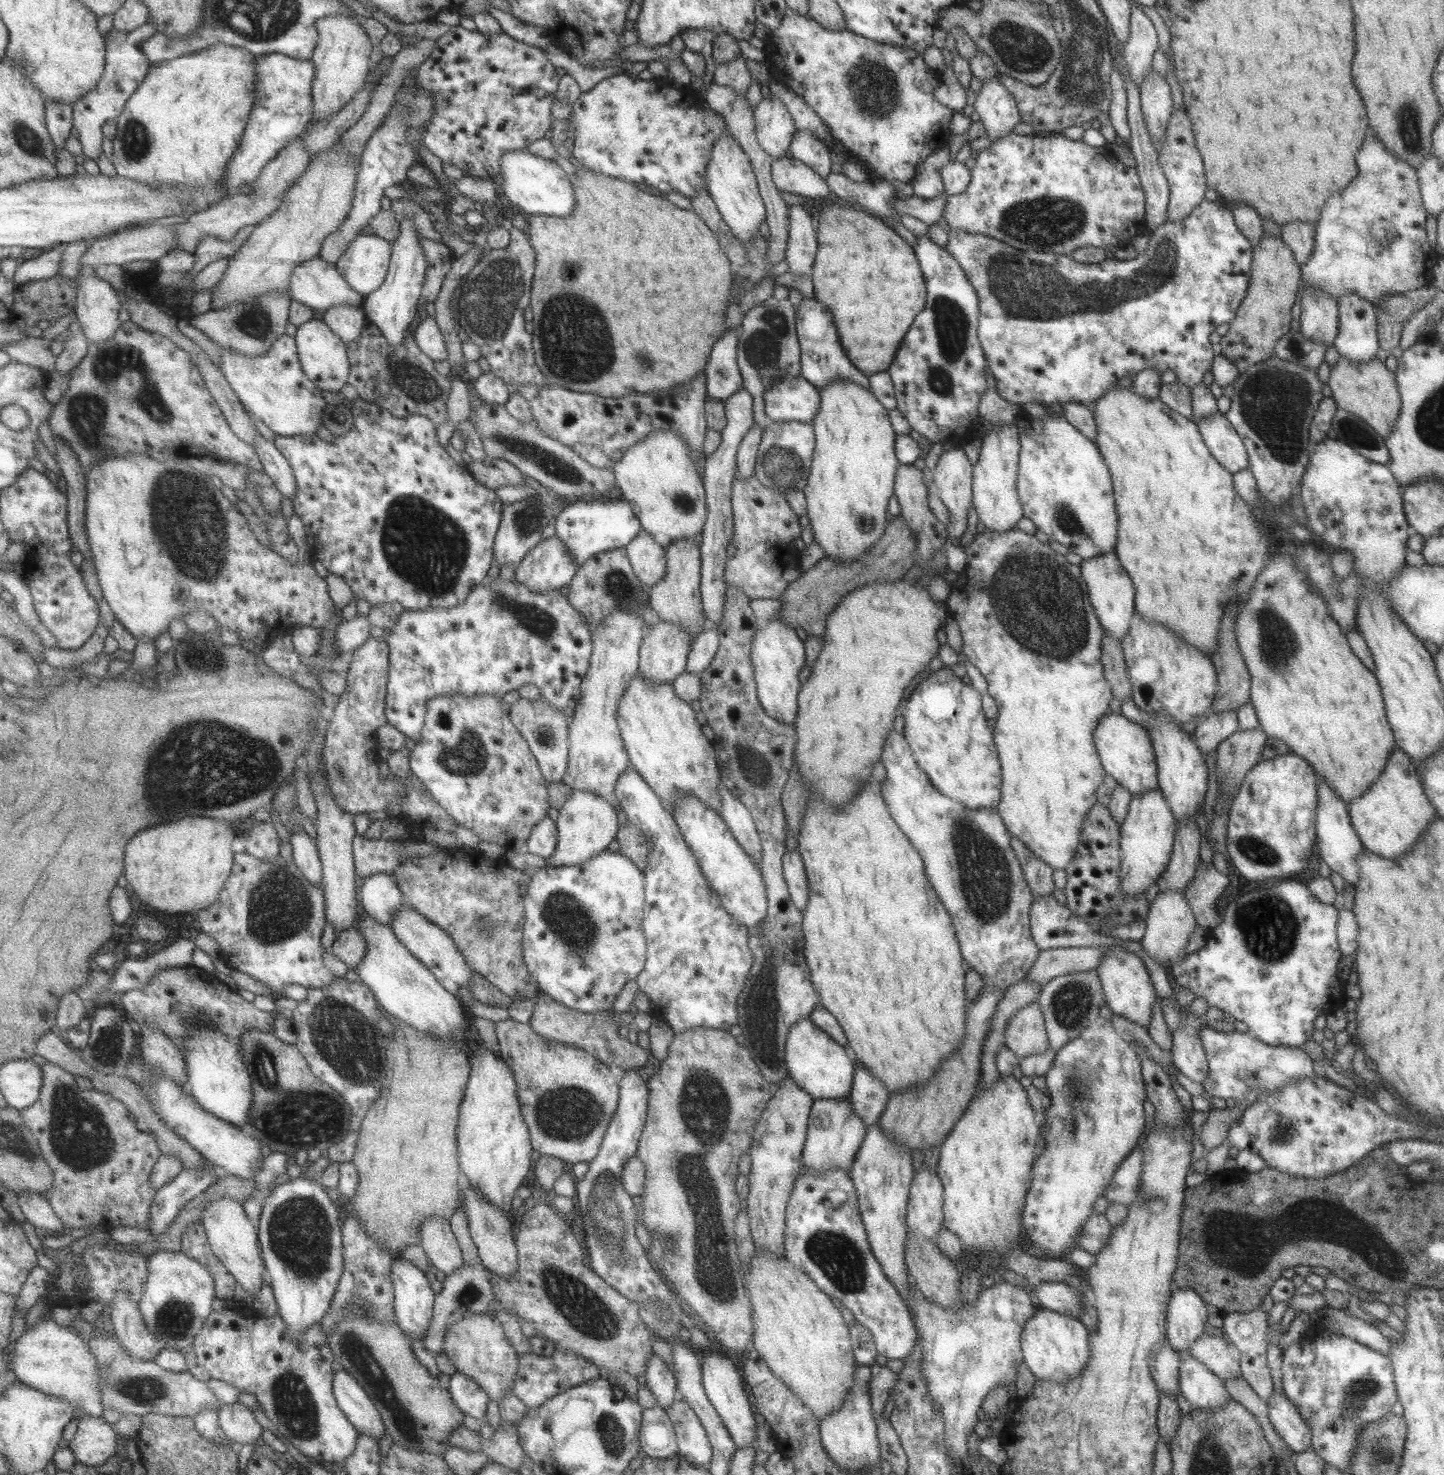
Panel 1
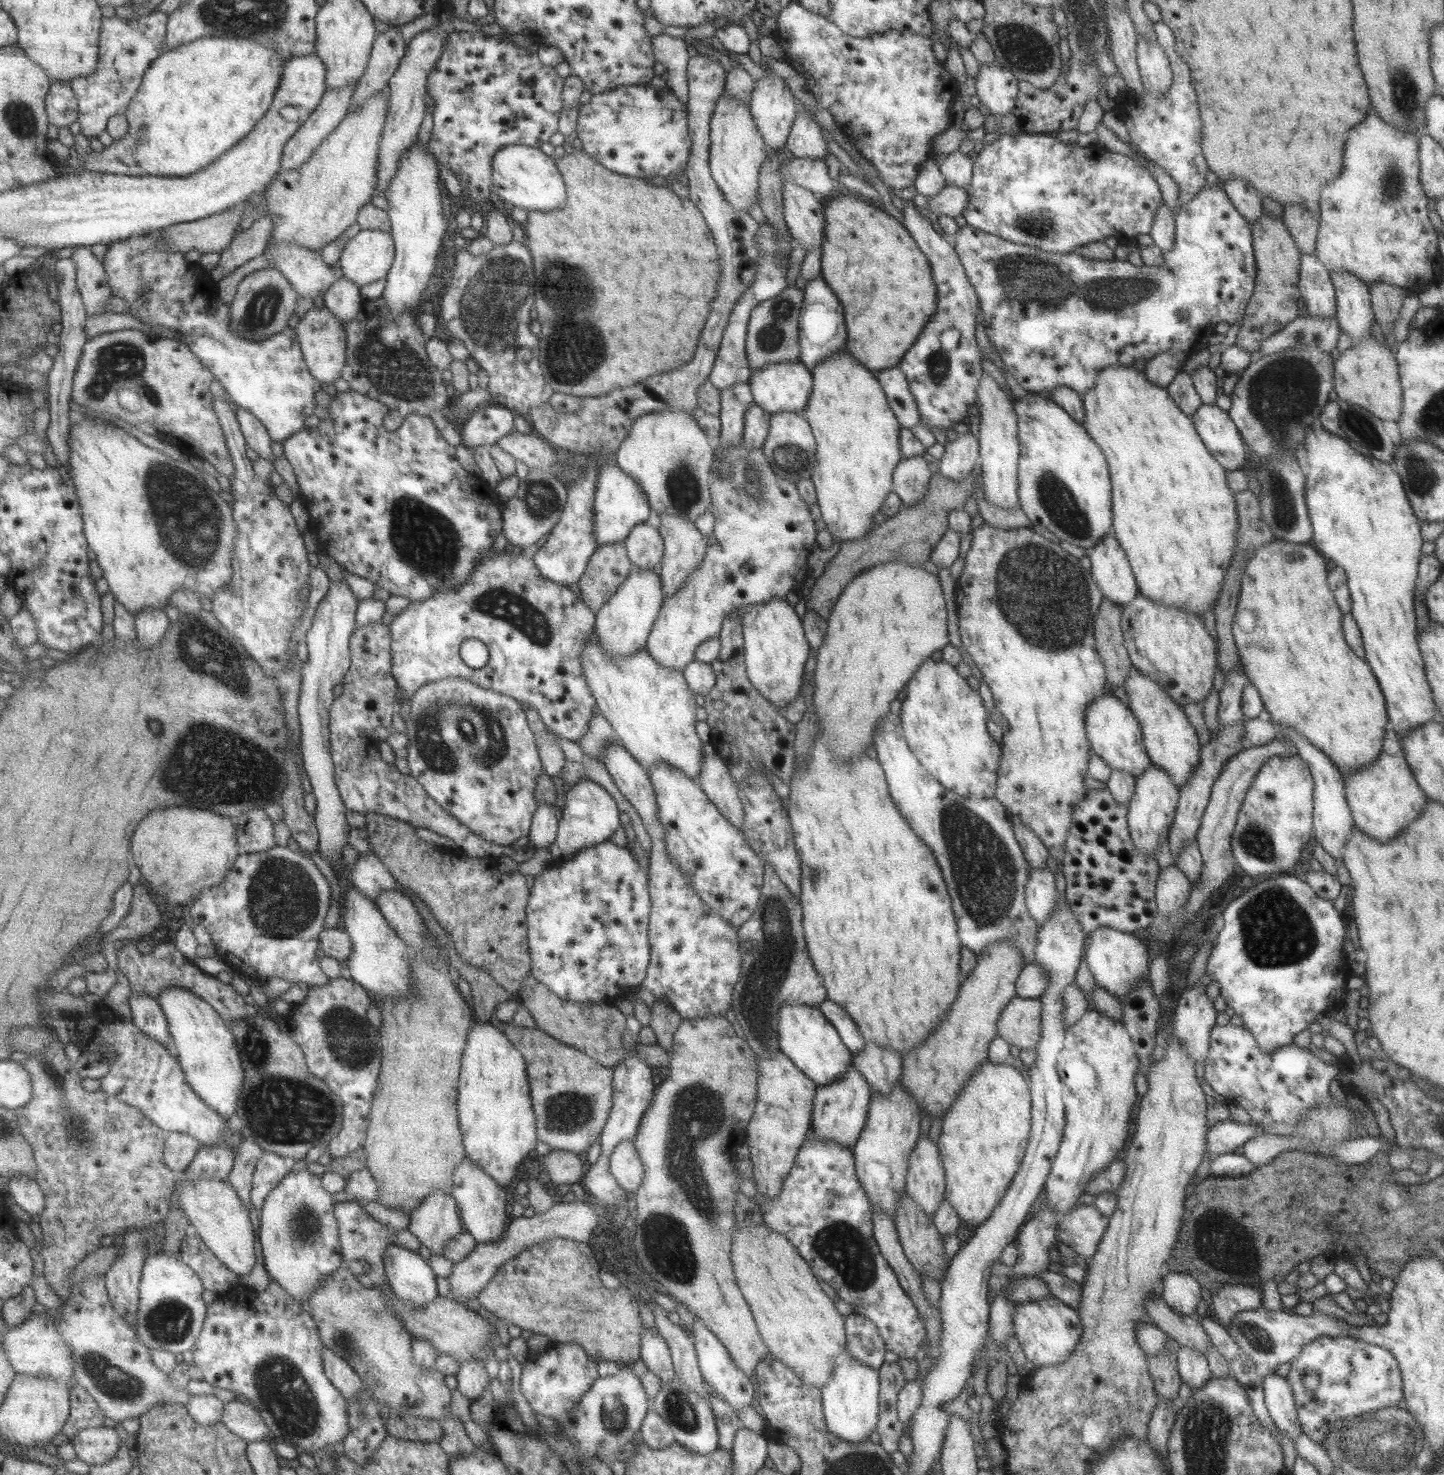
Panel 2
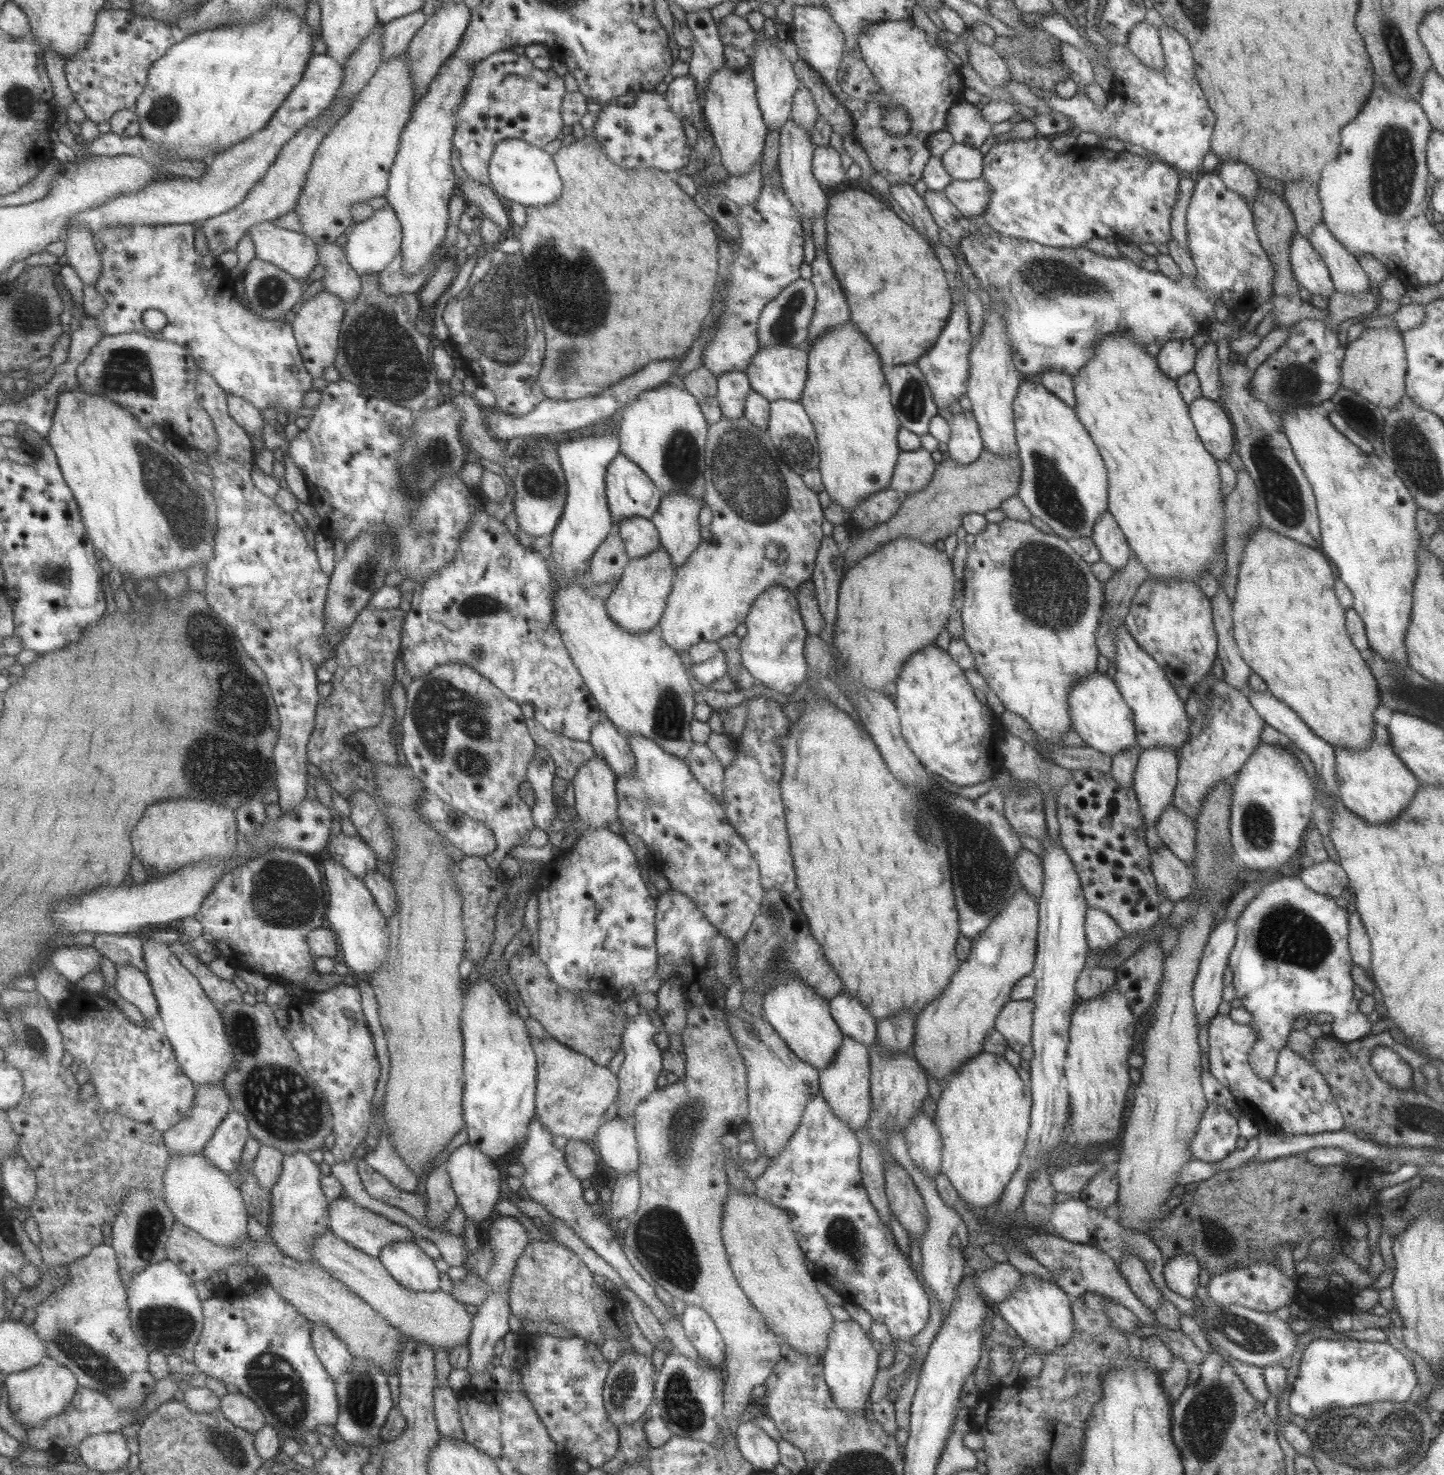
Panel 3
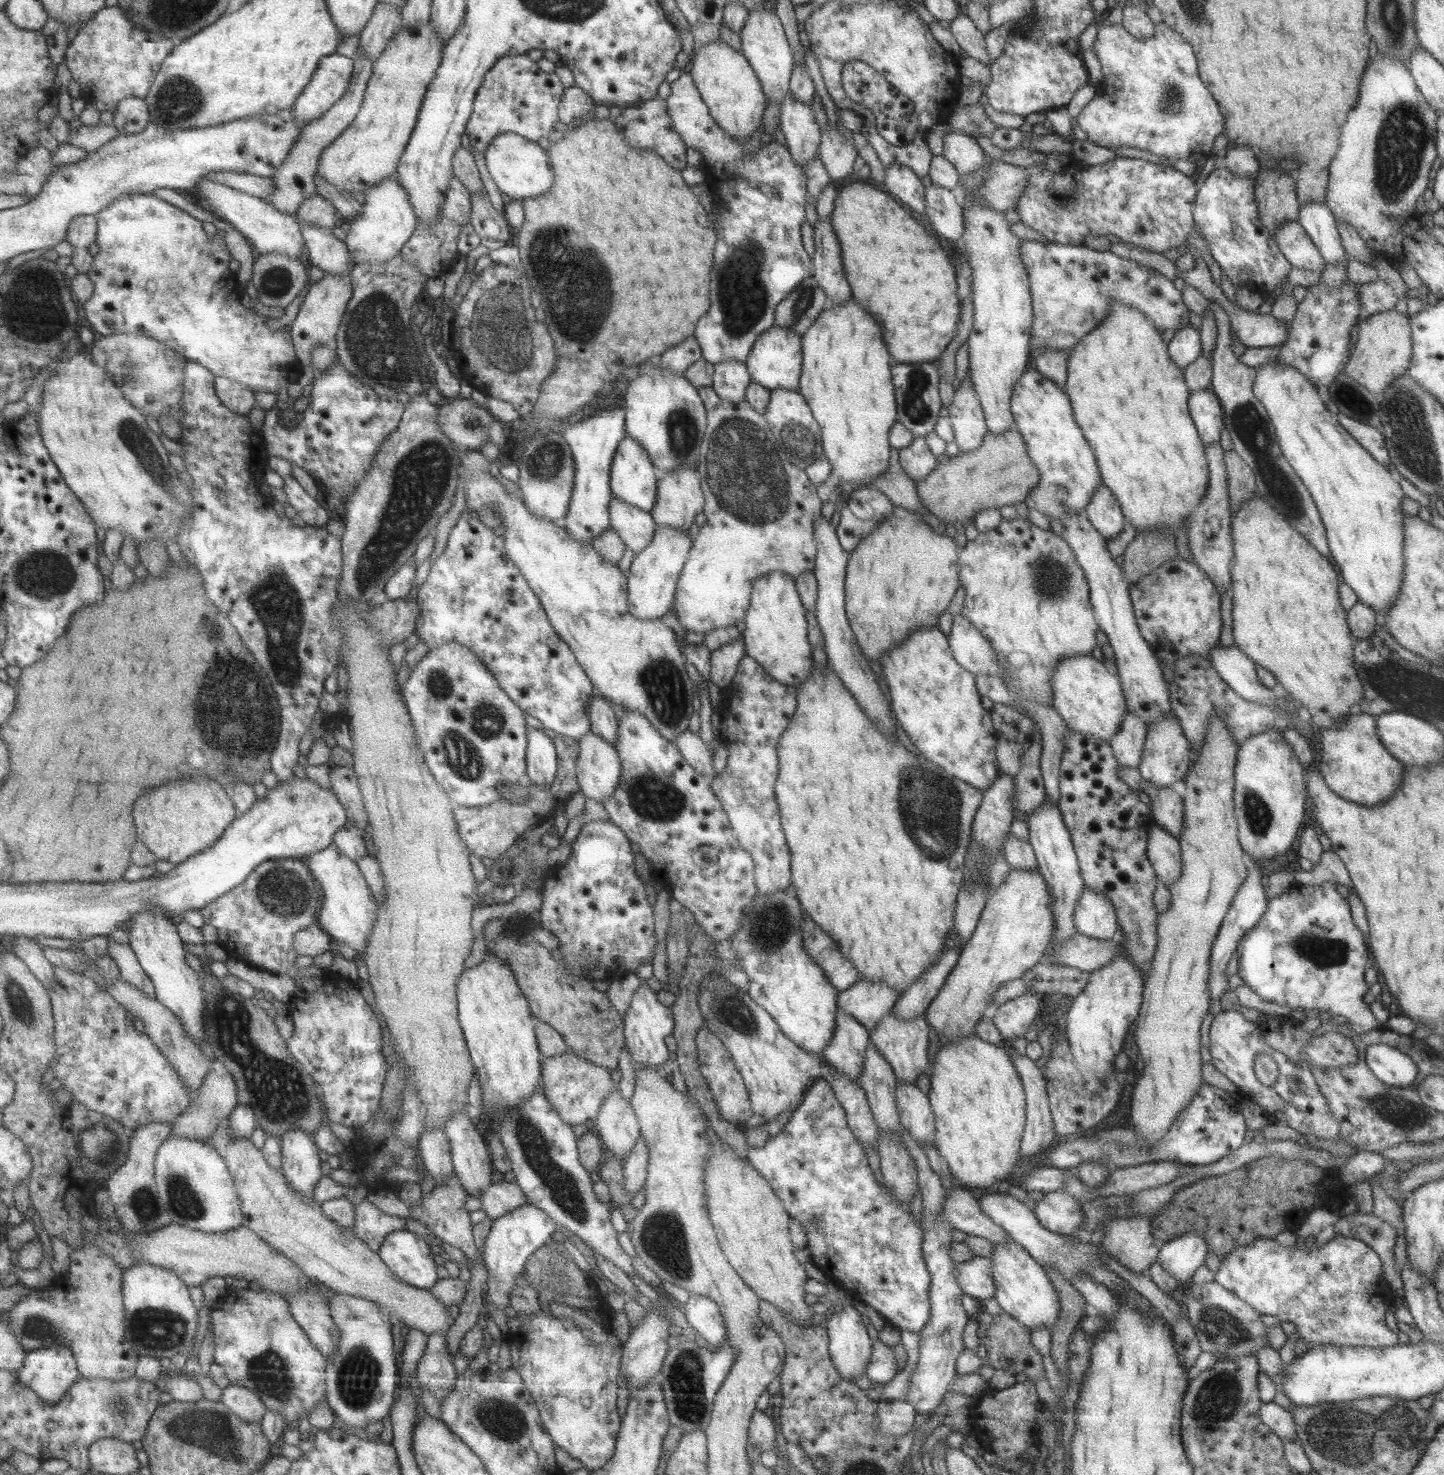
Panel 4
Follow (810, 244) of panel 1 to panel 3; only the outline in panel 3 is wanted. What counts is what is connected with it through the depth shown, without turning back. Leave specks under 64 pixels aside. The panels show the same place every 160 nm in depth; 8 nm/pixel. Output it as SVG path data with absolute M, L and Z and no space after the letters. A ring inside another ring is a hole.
M791 118L785 121L779 133L779 156L777 158L777 170L781 174L780 185L798 215L800 217L805 216L811 223L818 216L826 214L826 204L828 203L825 190L811 175L811 160L814 148L809 133L805 133L801 127L797 127L797 122L791 121Z

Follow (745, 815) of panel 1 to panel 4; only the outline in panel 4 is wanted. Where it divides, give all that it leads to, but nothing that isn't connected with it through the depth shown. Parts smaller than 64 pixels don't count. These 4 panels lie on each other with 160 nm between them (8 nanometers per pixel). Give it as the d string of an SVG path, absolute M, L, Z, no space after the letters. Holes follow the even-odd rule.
M685 730L675 737L673 743L678 748L681 756L687 761L687 764L694 768L699 775L706 775L708 779L715 775L711 750L701 741L699 735Z

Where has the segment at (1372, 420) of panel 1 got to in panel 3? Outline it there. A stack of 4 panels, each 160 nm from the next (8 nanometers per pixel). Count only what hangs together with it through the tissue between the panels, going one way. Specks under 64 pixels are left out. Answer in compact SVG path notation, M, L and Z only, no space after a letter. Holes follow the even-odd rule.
M1367 328L1356 339L1345 344L1343 360L1340 364L1340 386L1356 392L1375 406L1381 406L1383 410L1390 410L1405 396L1405 351L1400 331L1393 328Z

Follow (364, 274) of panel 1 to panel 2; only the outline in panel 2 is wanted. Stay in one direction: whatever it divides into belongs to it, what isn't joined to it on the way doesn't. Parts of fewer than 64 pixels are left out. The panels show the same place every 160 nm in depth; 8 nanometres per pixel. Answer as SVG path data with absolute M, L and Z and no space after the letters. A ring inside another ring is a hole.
M361 229L345 245L339 263L343 275L361 287L386 277L394 258L390 232Z

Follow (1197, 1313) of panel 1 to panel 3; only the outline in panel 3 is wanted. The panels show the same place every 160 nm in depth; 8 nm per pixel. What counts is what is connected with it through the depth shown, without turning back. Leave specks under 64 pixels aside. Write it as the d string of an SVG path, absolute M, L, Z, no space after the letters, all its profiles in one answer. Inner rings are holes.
M1184 1254L1165 1260L1162 1275L1169 1290L1183 1298L1194 1300L1199 1269L1201 1268L1196 1258L1192 1254Z

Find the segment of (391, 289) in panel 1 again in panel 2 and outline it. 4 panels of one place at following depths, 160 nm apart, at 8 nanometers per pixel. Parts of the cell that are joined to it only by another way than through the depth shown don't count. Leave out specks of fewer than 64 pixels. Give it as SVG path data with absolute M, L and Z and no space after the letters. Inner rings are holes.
M416 140L415 145L402 154L395 176L389 180L384 193L388 204L389 232L395 240L395 258L380 298L394 318L404 310L416 311L421 304L425 287L435 270L438 250L443 248L442 238L450 234L443 219L437 181L437 160L428 151L427 144L419 146ZM420 148L425 149L422 151Z

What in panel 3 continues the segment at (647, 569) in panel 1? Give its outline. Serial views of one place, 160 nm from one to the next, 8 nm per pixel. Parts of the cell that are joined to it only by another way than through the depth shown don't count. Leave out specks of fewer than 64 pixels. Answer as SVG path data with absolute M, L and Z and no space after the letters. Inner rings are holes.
M630 516L620 520L614 530L621 537L629 559L647 556L660 546L657 529L650 519Z

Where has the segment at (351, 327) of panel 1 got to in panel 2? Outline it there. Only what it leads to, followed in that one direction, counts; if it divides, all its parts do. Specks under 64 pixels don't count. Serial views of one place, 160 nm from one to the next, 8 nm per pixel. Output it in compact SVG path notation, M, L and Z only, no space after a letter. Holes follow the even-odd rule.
M343 275L323 296L324 304L344 324L353 322L362 307L363 297L359 289L359 286Z

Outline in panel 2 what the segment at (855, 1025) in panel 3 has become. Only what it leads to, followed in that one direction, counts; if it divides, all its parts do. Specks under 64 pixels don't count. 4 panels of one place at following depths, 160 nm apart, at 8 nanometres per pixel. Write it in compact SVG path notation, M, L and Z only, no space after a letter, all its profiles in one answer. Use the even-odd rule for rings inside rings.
M825 1000L820 1002L817 1007L829 1021L829 1024L835 1028L841 1042L849 1052L854 1054L863 1048L863 1045L865 1045L863 1037L856 1029L855 1023L838 1004Z

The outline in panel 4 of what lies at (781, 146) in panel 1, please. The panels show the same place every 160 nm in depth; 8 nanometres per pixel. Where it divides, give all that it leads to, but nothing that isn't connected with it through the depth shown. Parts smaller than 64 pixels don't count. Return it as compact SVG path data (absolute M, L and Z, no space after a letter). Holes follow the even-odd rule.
M761 3L748 11L739 38L741 52L758 78L766 101L781 104L785 99L786 92L788 92L788 84L795 62L778 16L773 9L763 10Z

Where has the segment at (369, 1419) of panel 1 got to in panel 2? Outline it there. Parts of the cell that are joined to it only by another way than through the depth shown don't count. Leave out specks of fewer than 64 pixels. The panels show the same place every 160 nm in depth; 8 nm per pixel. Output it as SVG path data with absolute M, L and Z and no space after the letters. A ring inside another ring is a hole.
M325 1348L324 1365L326 1374L348 1401L356 1398L360 1392L364 1392L365 1388L357 1376L356 1368L353 1368L341 1355Z

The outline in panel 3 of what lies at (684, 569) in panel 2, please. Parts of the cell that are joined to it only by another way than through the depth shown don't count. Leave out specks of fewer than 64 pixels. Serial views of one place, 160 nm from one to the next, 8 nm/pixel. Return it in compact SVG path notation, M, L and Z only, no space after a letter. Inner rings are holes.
M665 494L660 499L657 510L653 513L650 521L657 529L660 546L669 555L672 568L675 570L687 560L687 557L699 546L703 540L699 532L697 514L703 503L702 498L693 498L688 494Z

